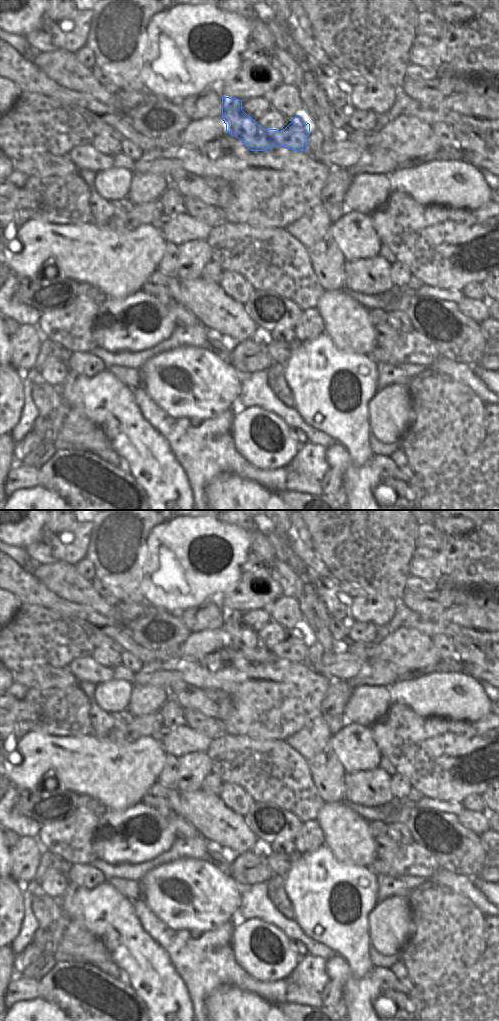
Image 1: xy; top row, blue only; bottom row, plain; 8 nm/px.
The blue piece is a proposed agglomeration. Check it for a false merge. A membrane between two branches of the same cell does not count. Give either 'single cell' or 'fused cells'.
fused cells

